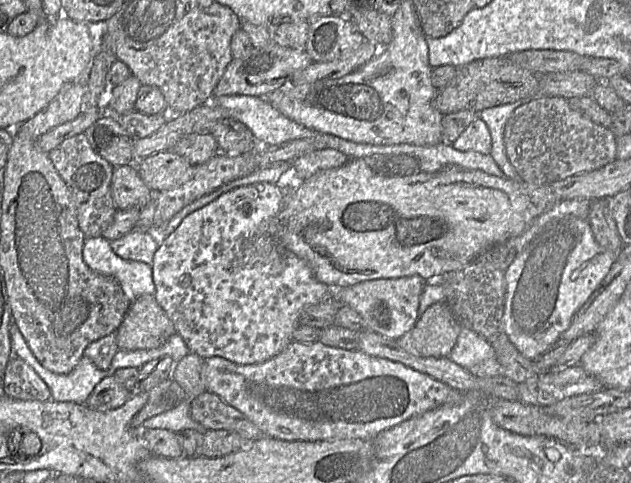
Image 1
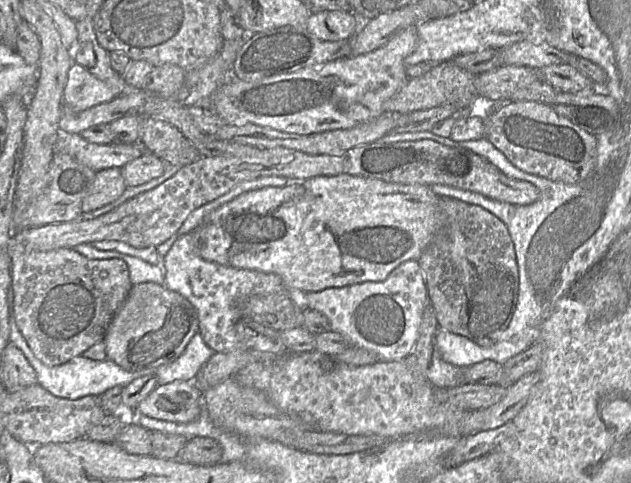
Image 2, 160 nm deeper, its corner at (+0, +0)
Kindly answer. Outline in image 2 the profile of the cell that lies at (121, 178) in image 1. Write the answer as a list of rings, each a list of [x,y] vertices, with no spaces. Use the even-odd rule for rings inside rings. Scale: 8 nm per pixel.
[[[112,167],[97,171],[92,188],[82,201],[83,213],[113,202],[122,195],[126,188],[121,168]]]

